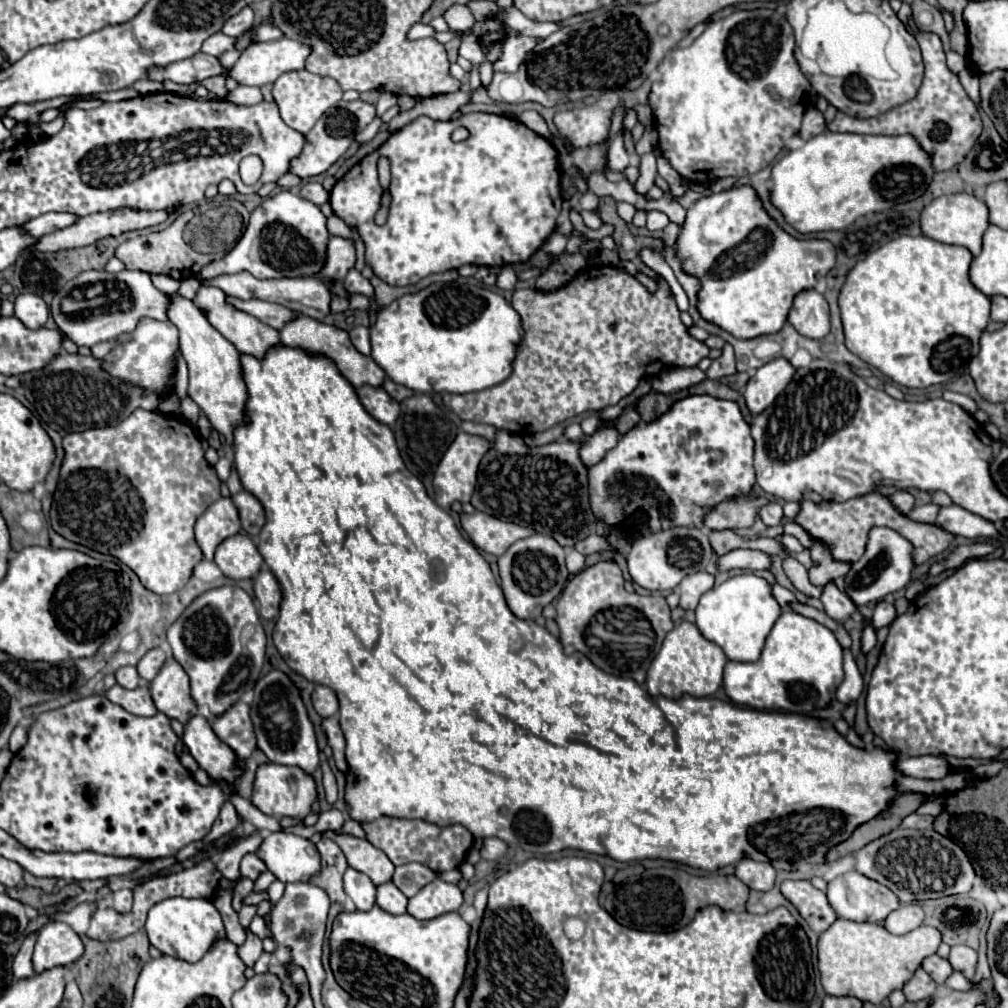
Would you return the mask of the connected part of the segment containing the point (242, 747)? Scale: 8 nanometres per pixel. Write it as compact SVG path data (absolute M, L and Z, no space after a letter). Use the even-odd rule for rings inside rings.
M236 701L222 717L212 717L212 729L218 739L222 739L230 749L240 759L248 759L252 749L256 747L256 737L254 737L254 727L248 715L250 707L242 701Z

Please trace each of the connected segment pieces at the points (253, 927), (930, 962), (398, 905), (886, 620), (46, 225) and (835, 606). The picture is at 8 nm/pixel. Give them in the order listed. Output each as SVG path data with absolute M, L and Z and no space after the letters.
M256 915L251 921L249 929L252 931L252 933L258 935L258 937L260 937L262 940L264 937L270 937L273 939L273 935L269 927L266 925L264 919L258 915Z
M930 955L928 959L924 959L922 969L924 969L924 971L926 971L938 985L944 985L946 979L954 973L952 965L950 965L946 959L938 957L938 955Z
M390 881L378 887L378 895L376 895L376 903L378 907L382 907L384 911L392 913L392 915L402 915L406 913L406 903L408 899L402 895L402 891Z
M878 601L874 607L874 617L872 617L872 625L874 629L880 629L884 625L890 625L896 619L896 609L892 603L886 601Z
M44 213L42 217L34 217L34 221L26 221L26 225L20 225L20 229L38 239L42 235L48 235L56 229L62 229L62 227L68 227L76 221L78 217L76 215L70 215L70 213Z
M828 583L824 585L824 593L822 593L822 599L824 603L824 611L838 623L850 619L850 615L856 611L854 609L854 603L850 601L850 597L846 597L842 591L836 589L834 583Z

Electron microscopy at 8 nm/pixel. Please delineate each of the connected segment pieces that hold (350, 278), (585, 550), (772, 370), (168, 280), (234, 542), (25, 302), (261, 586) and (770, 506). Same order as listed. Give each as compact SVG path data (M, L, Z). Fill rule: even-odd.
M350 269L350 273L346 275L344 289L346 289L348 295L354 295L354 293L360 293L360 295L366 295L366 297L374 295L374 289L372 289L370 281L364 279L356 269Z
M590 535L582 541L578 541L578 545L574 545L576 551L580 551L582 555L590 555L590 553L596 553L596 551L604 551L608 549L608 543L604 537L598 537L598 535Z
M784 357L772 359L766 365L762 365L756 375L748 381L744 399L752 415L762 413L766 407L774 403L774 399L786 389L786 385L794 377L794 367Z
M152 275L152 281L154 281L154 287L158 287L160 291L168 291L168 293L174 293L174 291L178 291L178 287L180 287L180 281L174 281L172 277Z
M236 533L222 541L216 549L214 563L230 579L250 579L260 571L262 555L252 539L244 533Z
M18 295L16 301L16 317L28 327L28 329L40 329L44 327L44 323L50 317L50 307L46 305L46 301L38 295Z
M262 569L254 577L254 595L258 601L258 611L262 619L276 619L280 601L282 601L282 589L278 579L270 569Z
M766 503L762 507L762 513L758 513L760 519L766 523L766 525L780 525L784 515L782 515L782 505L780 503Z

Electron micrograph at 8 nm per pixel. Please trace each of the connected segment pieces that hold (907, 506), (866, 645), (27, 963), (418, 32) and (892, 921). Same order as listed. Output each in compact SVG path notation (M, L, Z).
M896 491L896 493L890 495L890 499L896 505L896 509L902 511L904 515L908 515L914 509L914 501L916 501L914 495L910 495L908 491Z
M864 627L862 631L862 653L870 653L876 645L876 631L872 627Z
M28 933L26 939L22 941L22 947L18 951L18 955L14 957L14 977L16 979L26 979L34 975L34 967L32 967L32 947L36 943L36 933Z
M416 23L410 31L408 31L408 39L422 39L422 37L434 37L436 31L430 25L424 23Z
M910 903L910 905L902 905L900 909L892 911L886 921L884 921L884 927L894 933L894 935L904 935L904 933L910 933L912 929L920 927L924 921L924 911L918 903Z

